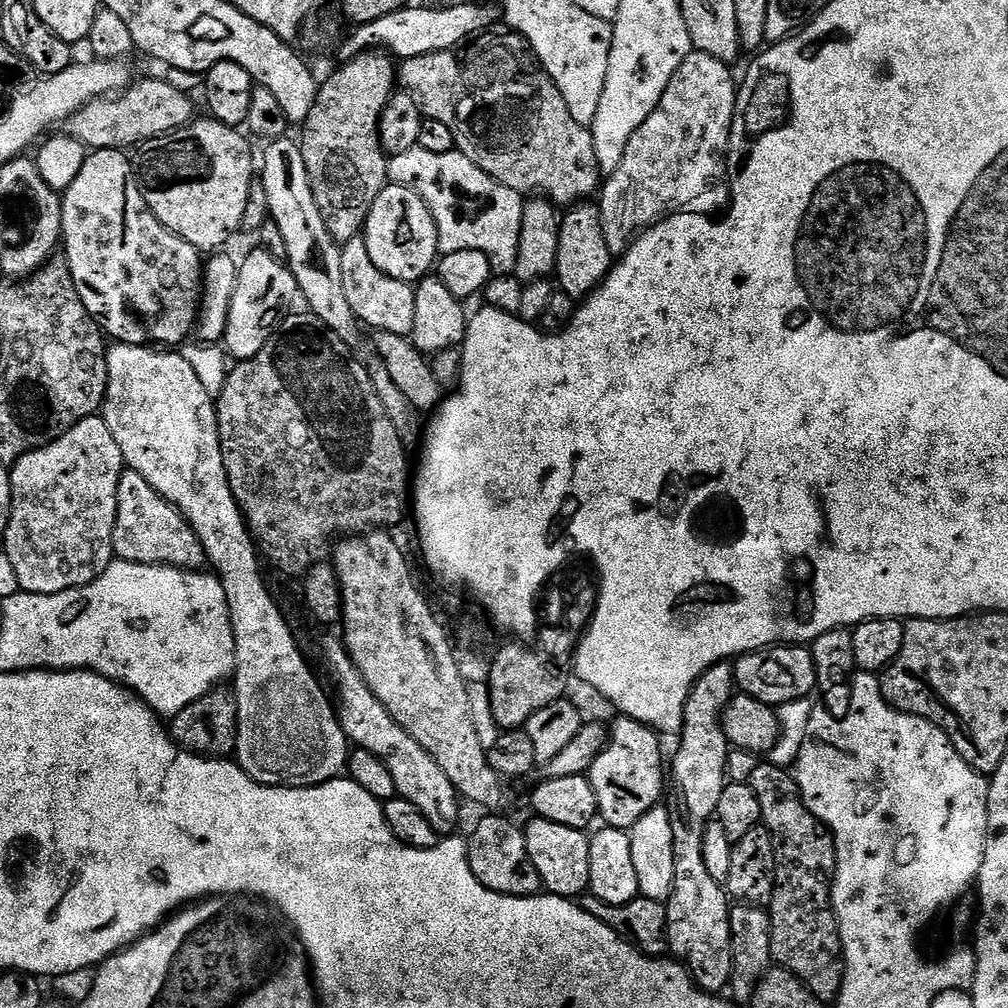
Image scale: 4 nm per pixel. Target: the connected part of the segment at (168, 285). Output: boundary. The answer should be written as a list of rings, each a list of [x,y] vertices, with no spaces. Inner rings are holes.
[[[115,148],[93,151],[82,170],[78,170],[78,178],[62,193],[62,255],[74,278],[78,298],[82,298],[86,310],[90,310],[96,323],[113,341],[137,346],[180,346],[193,335],[198,323],[202,256],[190,242],[178,238],[158,222],[150,206],[146,206],[133,161],[131,164],[124,156],[127,155]]]

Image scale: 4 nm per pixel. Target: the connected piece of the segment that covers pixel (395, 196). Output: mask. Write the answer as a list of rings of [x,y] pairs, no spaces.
[[[391,182],[384,185],[382,194],[378,194],[378,198],[370,210],[362,235],[366,242],[366,250],[370,250],[370,262],[374,262],[374,266],[378,266],[378,270],[382,270],[382,274],[395,280],[415,285],[429,275],[437,263],[439,253],[438,226],[434,216],[427,208],[423,198],[404,185]]]

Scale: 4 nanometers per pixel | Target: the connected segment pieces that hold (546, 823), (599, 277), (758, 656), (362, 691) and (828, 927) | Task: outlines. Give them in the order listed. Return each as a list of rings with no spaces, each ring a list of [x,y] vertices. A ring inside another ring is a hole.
[[[536,816],[523,825],[526,838],[526,854],[538,870],[538,878],[545,893],[565,898],[579,898],[589,891],[590,836],[583,828],[562,826],[546,818]]]
[[[577,202],[571,205],[560,217],[558,262],[554,273],[559,291],[574,298],[587,298],[598,285],[604,283],[612,271],[613,263],[613,254],[606,246],[606,234],[602,234],[599,207],[592,202]]]
[[[773,646],[759,648],[757,652],[748,652],[744,656],[735,657],[736,687],[750,698],[758,698],[758,702],[779,706],[786,702],[803,700],[811,697],[812,688],[817,687],[816,667],[811,651],[804,646]]]
[[[332,636],[326,637],[320,644],[320,656],[324,659],[324,664],[328,667],[333,682],[336,683],[334,700],[338,705],[340,725],[345,734],[348,735],[349,741],[356,748],[370,750],[370,754],[378,754],[378,758],[382,758],[382,762],[386,762],[386,770],[390,770],[390,775],[394,777],[397,796],[406,798],[406,802],[412,802],[422,812],[426,822],[430,822],[430,826],[434,826],[436,832],[441,834],[455,833],[459,829],[456,827],[460,824],[462,797],[457,792],[454,782],[450,782],[450,778],[446,778],[442,766],[438,766],[438,762],[434,762],[434,758],[430,758],[430,754],[426,754],[426,750],[422,750],[422,746],[418,746],[418,742],[414,742],[414,738],[410,738],[410,734],[406,734],[406,730],[402,730],[402,726],[398,726],[398,722],[394,722],[390,710],[386,710],[386,706],[382,706],[382,702],[378,702],[374,692],[370,690],[370,686],[362,678],[358,666],[354,666],[348,649],[344,647],[343,639],[336,637],[335,640]]]
[[[771,762],[757,763],[747,784],[758,798],[762,827],[772,835],[776,851],[776,888],[770,901],[772,959],[799,978],[818,999],[835,1001],[844,981],[844,947],[840,941],[840,924],[832,913],[831,883],[836,875],[836,843],[832,832],[805,806],[796,777],[789,769]]]

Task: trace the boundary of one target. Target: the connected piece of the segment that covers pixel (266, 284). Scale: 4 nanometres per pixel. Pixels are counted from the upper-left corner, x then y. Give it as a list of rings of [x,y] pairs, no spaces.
[[[255,251],[241,262],[236,272],[236,289],[230,302],[222,341],[227,355],[236,362],[254,358],[254,354],[266,346],[266,342],[280,327],[281,320],[289,315],[288,307],[298,300],[295,276],[288,264],[274,258],[269,252]]]

